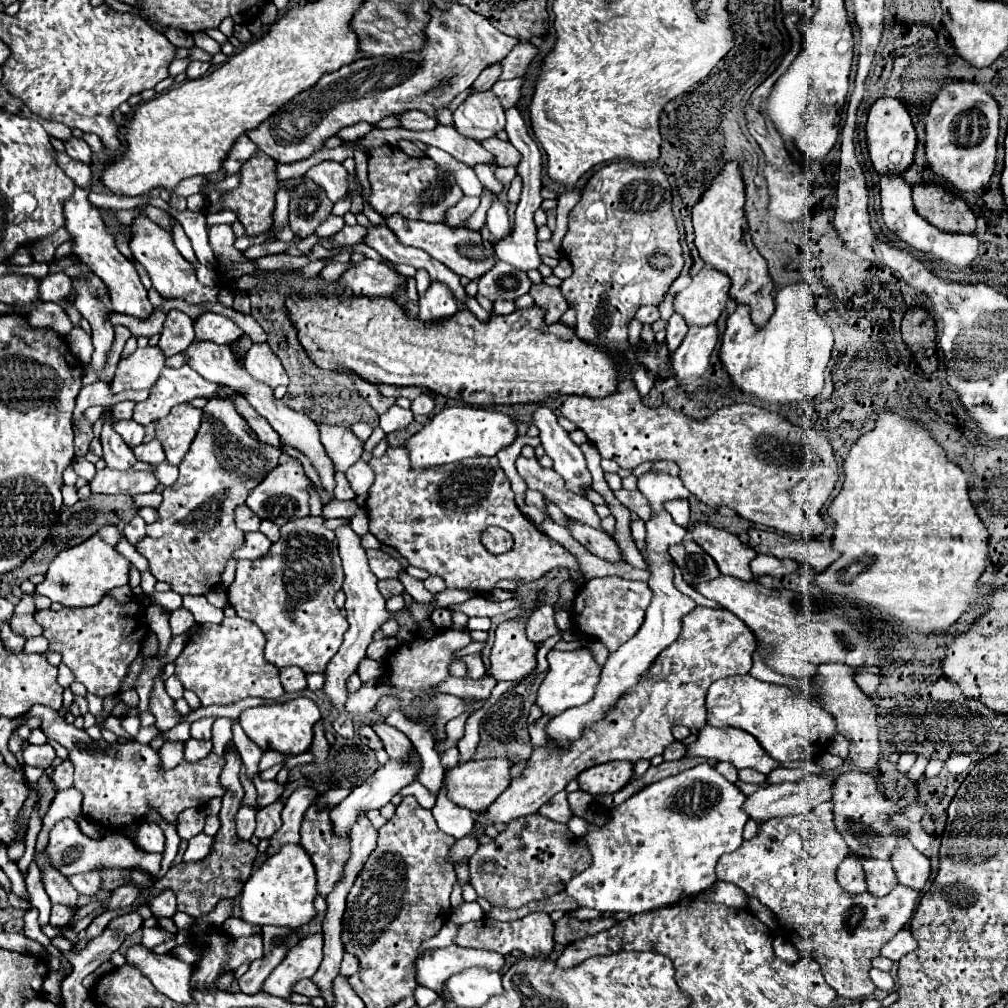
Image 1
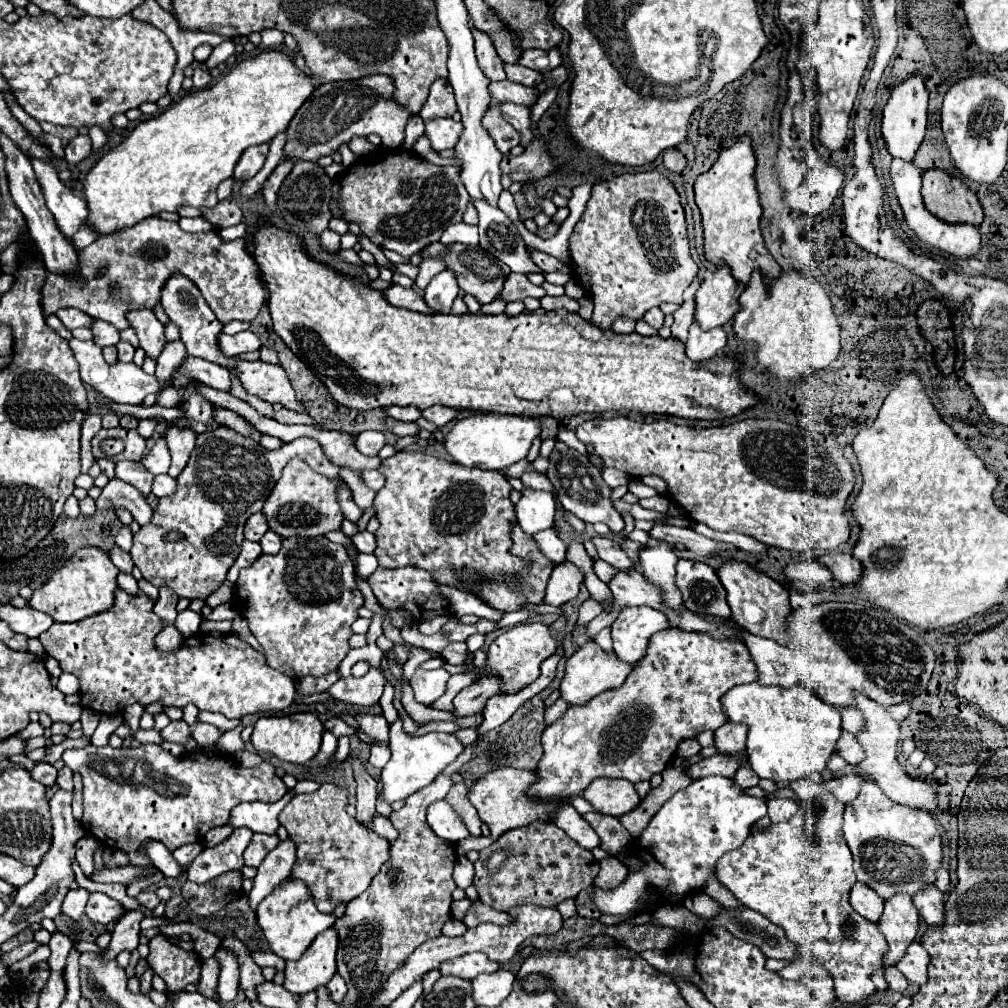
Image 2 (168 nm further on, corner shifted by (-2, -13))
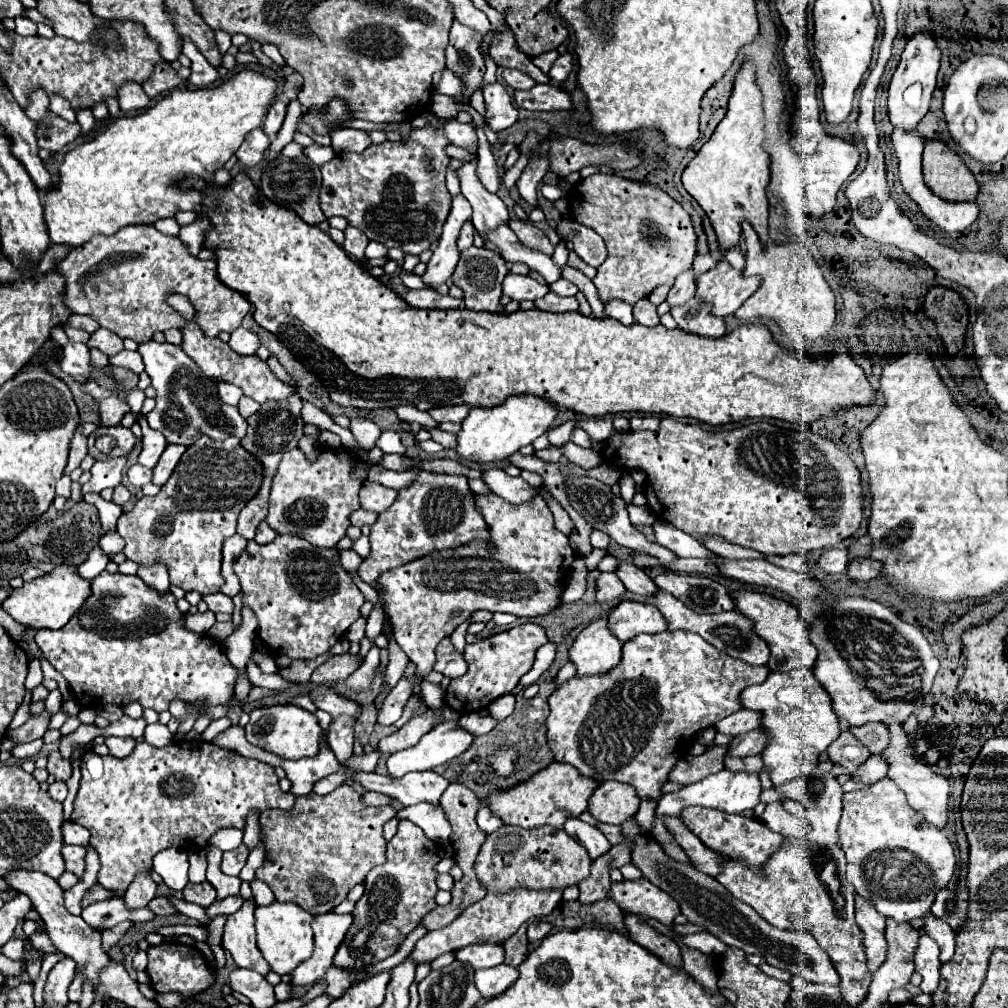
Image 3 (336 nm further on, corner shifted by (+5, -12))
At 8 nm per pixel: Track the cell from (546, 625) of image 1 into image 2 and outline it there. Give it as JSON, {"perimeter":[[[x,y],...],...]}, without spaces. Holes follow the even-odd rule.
{"perimeter":[[[521,623],[503,635],[499,635],[487,651],[487,667],[483,673],[497,673],[503,677],[503,693],[515,693],[539,677],[539,665],[543,659],[555,653],[555,641],[549,637],[543,623]]]}

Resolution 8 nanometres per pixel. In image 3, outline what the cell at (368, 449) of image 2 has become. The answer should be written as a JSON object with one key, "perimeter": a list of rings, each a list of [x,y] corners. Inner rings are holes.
{"perimeter":[[[352,418],[350,420],[350,432],[354,434],[354,438],[356,438],[356,442],[368,452],[370,448],[374,448],[374,442],[378,440],[378,436],[380,436],[380,428],[372,422],[372,420],[368,420],[368,418]]]}

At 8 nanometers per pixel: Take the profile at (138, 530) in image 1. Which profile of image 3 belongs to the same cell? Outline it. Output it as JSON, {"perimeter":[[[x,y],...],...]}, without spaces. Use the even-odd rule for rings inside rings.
{"perimeter":[[[134,464],[134,466],[130,466],[130,470],[128,470],[128,480],[130,480],[130,484],[134,484],[134,486],[148,484],[148,482],[152,480],[152,470],[148,470],[148,468],[140,466],[140,464]]]}

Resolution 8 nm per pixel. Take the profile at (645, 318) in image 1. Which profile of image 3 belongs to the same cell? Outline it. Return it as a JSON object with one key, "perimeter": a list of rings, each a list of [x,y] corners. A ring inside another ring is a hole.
{"perimeter":[[[642,298],[642,300],[638,300],[634,304],[634,318],[636,318],[638,324],[644,324],[644,326],[656,326],[656,324],[660,324],[656,306],[648,298]]]}

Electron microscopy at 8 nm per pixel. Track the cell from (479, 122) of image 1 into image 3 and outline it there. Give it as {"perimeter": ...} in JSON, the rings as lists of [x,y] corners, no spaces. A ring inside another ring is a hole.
{"perimeter":[[[550,50],[550,52],[542,52],[542,54],[540,54],[540,56],[536,56],[532,62],[534,62],[536,66],[540,66],[540,68],[544,68],[544,70],[548,72],[556,58],[558,58],[558,50]]]}

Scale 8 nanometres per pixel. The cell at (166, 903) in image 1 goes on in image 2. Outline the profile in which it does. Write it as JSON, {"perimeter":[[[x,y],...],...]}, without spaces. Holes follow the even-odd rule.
{"perimeter":[[[157,933],[149,941],[149,965],[167,983],[169,989],[181,991],[189,983],[199,981],[199,957],[193,951],[185,951],[169,941],[167,935]]]}

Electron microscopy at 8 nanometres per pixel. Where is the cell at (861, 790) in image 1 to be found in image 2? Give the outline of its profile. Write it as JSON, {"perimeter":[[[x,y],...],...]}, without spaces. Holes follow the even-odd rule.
{"perimeter":[[[865,781],[861,785],[861,793],[857,795],[857,799],[845,805],[843,835],[855,859],[857,881],[875,889],[883,899],[887,899],[887,895],[895,895],[895,891],[915,895],[925,885],[931,885],[935,881],[935,869],[941,865],[941,835],[935,819],[923,809],[891,801],[885,793],[881,793],[881,789],[875,783]]]}

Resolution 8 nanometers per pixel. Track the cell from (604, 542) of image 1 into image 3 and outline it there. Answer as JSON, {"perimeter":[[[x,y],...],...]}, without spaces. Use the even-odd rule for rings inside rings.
{"perimeter":[[[624,592],[624,598],[626,600],[644,600],[644,602],[654,604],[664,614],[664,618],[668,620],[670,630],[688,630],[688,632],[700,634],[700,636],[706,638],[706,642],[710,642],[712,646],[716,646],[724,654],[730,654],[732,658],[738,658],[746,664],[754,664],[754,666],[768,662],[768,656],[770,656],[768,644],[752,630],[752,626],[754,626],[752,620],[746,618],[744,614],[736,612],[736,610],[718,612],[718,614],[698,614],[698,612],[690,610],[688,606],[684,606],[680,600],[672,598],[672,594],[664,594],[664,592],[658,592],[652,598],[644,598],[644,596],[638,596],[638,594],[632,594],[632,592]]]}

